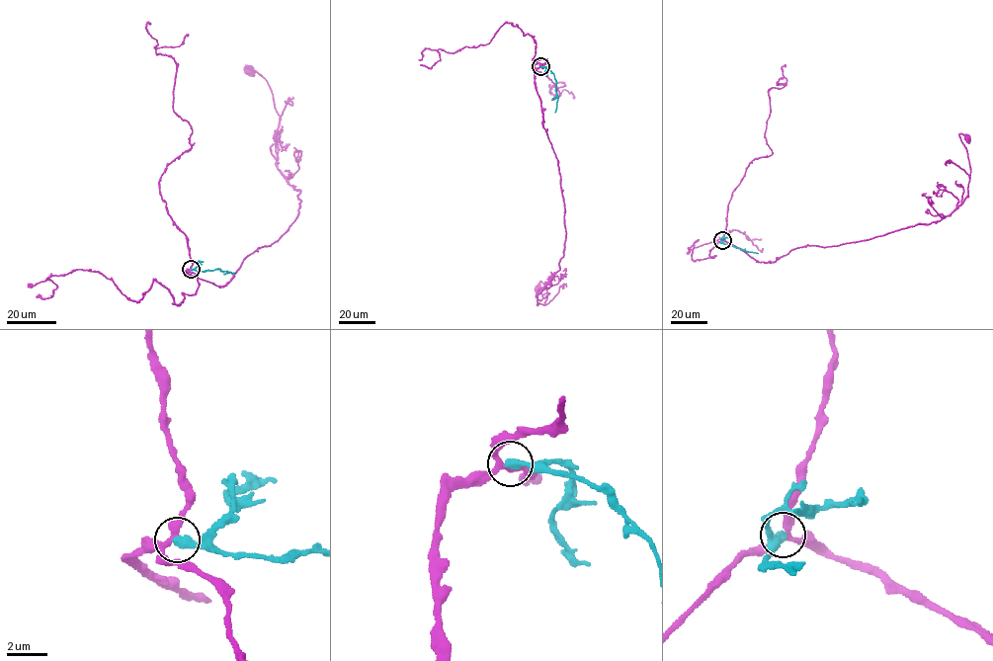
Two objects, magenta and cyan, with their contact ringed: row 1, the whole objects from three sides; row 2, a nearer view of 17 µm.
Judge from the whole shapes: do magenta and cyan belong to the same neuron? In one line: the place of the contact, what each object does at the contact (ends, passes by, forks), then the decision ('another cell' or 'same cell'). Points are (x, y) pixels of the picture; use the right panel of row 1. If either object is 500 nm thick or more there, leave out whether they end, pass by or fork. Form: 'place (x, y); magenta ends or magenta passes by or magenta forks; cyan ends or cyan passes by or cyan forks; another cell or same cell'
place (722, 240); magenta forks; cyan ends; another cell

